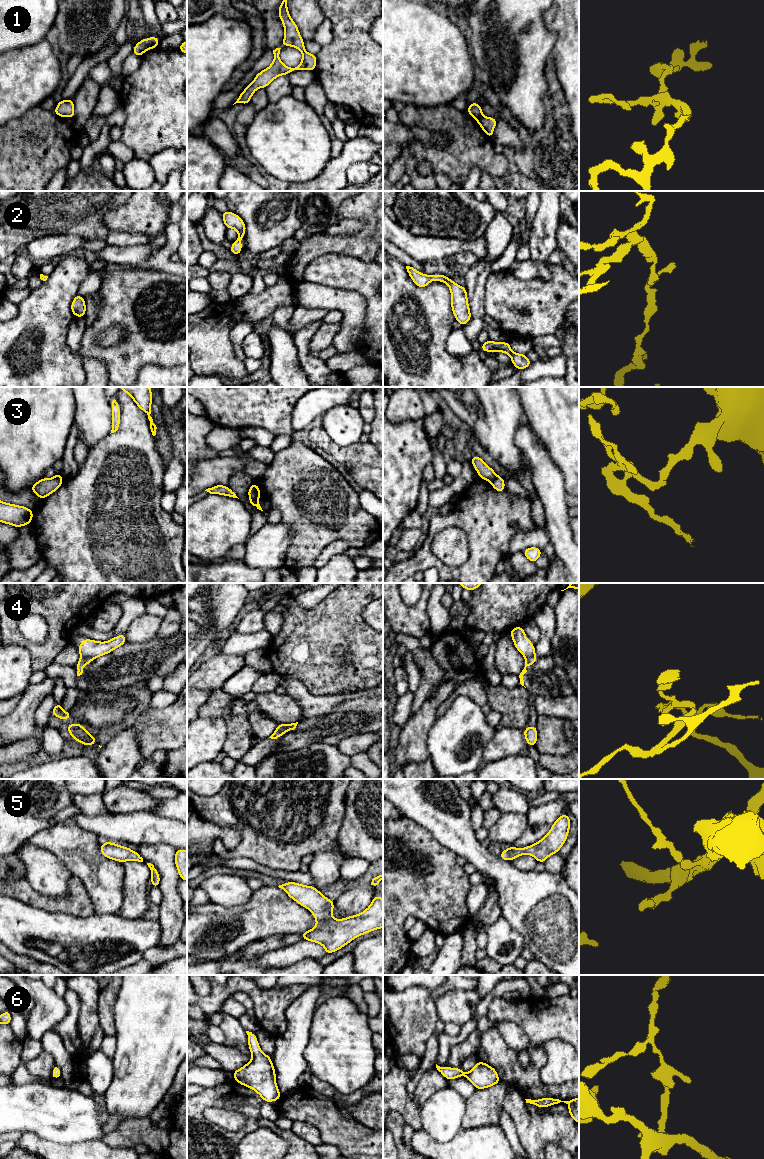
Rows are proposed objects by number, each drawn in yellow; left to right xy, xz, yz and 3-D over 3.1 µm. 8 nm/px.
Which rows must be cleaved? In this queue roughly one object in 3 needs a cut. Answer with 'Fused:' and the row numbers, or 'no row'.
Fused: 3, 4

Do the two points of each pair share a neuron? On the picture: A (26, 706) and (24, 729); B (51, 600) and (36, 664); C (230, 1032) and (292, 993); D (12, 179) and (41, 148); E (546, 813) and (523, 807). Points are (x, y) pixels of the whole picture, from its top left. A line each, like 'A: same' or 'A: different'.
A: same
B: same
C: different
D: same
E: different

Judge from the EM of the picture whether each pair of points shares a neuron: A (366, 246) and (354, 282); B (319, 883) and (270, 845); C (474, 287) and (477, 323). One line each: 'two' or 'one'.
A: two
B: two
C: one

